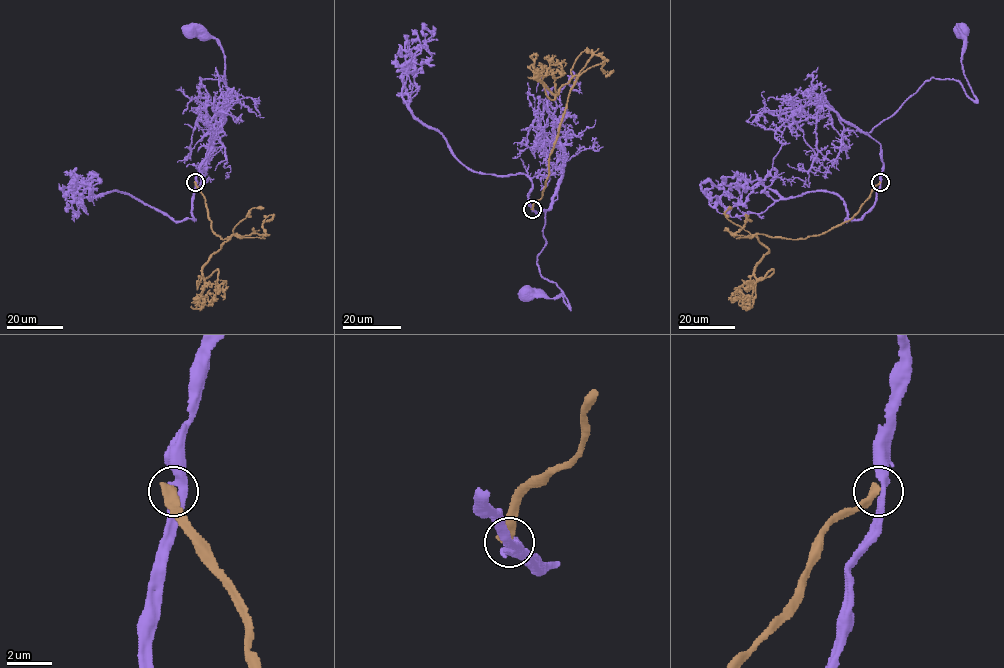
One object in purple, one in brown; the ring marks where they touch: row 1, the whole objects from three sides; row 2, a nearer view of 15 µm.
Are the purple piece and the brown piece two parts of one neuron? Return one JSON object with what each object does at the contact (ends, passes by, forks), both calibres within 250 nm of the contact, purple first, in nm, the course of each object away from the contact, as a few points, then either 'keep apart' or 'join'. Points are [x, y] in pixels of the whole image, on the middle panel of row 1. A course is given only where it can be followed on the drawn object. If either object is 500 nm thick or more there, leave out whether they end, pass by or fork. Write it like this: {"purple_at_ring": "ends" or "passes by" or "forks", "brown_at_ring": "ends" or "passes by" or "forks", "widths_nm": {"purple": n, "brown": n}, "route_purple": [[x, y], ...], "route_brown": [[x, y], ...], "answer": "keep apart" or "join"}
{"purple_at_ring": "passes by", "brown_at_ring": "ends", "widths_nm": {"purple": 360, "brown": 400}, "route_purple": [[532, 210], [547, 210], [556, 195], [537, 263], [569, 308], [562, 294], [523, 294]], "route_brown": [[532, 209], [542, 197], [548, 158], [577, 77], [557, 94], [536, 79], [557, 63], [562, 76]], "answer": "keep apart"}

